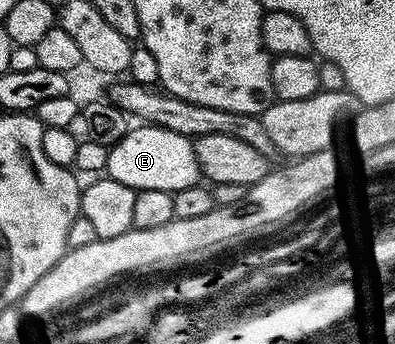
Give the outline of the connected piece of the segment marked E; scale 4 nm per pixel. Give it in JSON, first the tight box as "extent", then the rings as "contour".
{"extent":[106,126,200,194],"contour":[[[155,126],[131,127],[126,136],[110,149],[106,172],[109,179],[124,182],[124,186],[129,188],[160,190],[171,194],[199,183],[200,180],[194,140],[174,133],[172,129]]]}

